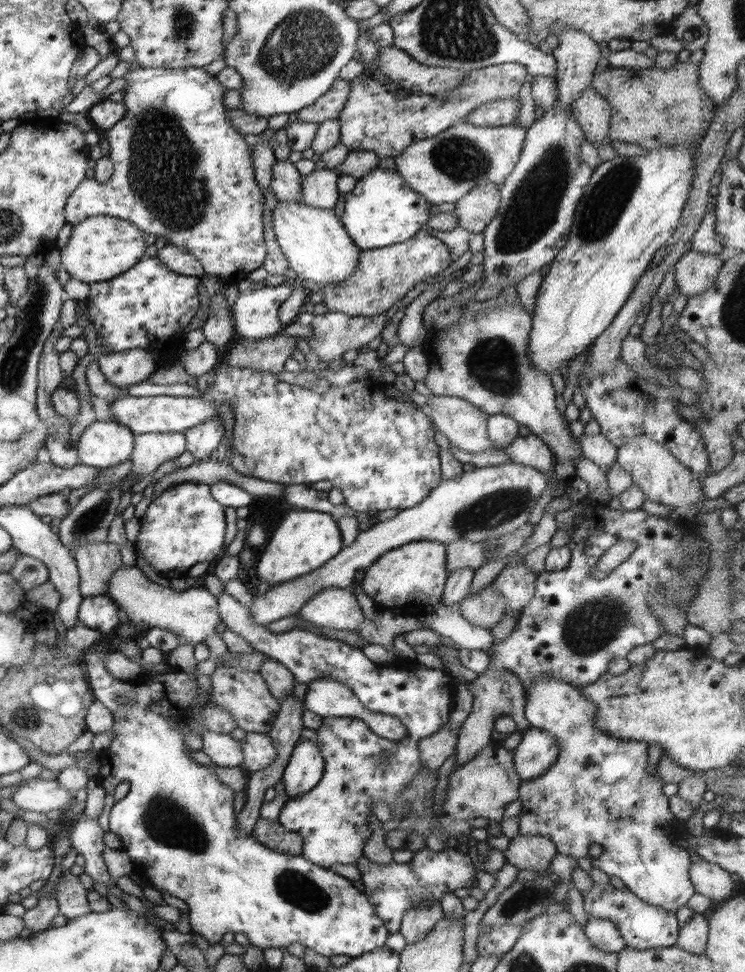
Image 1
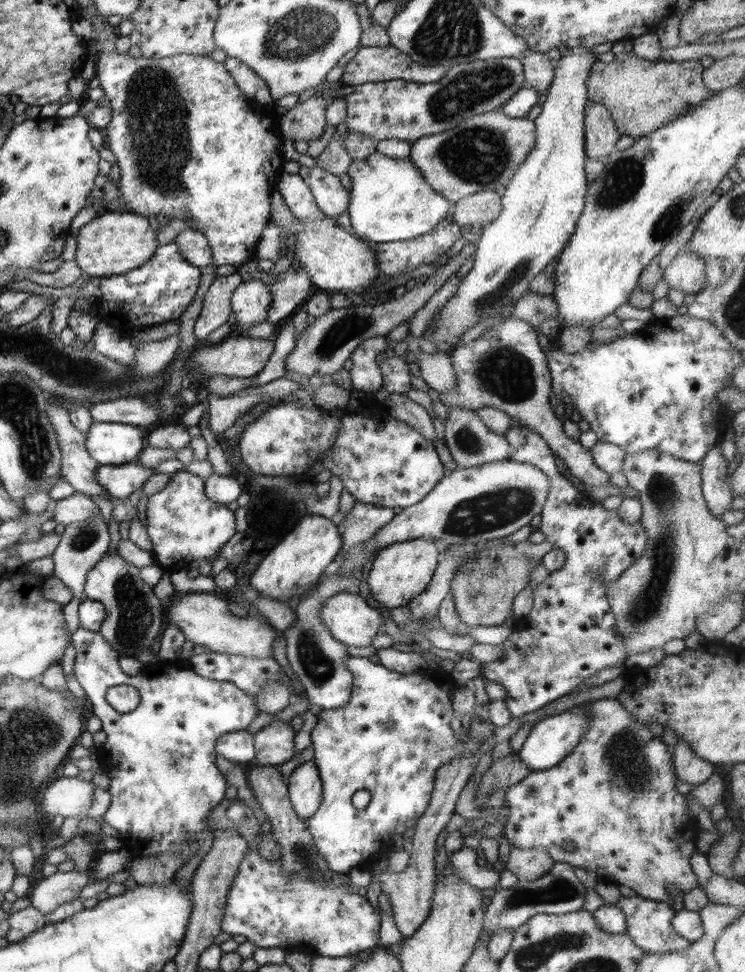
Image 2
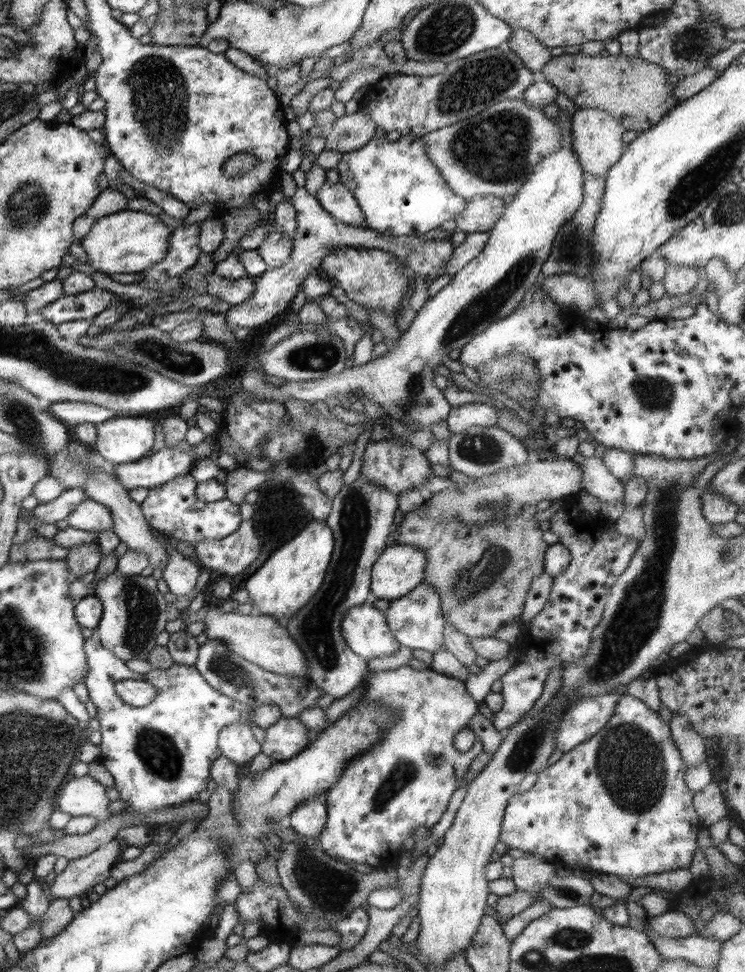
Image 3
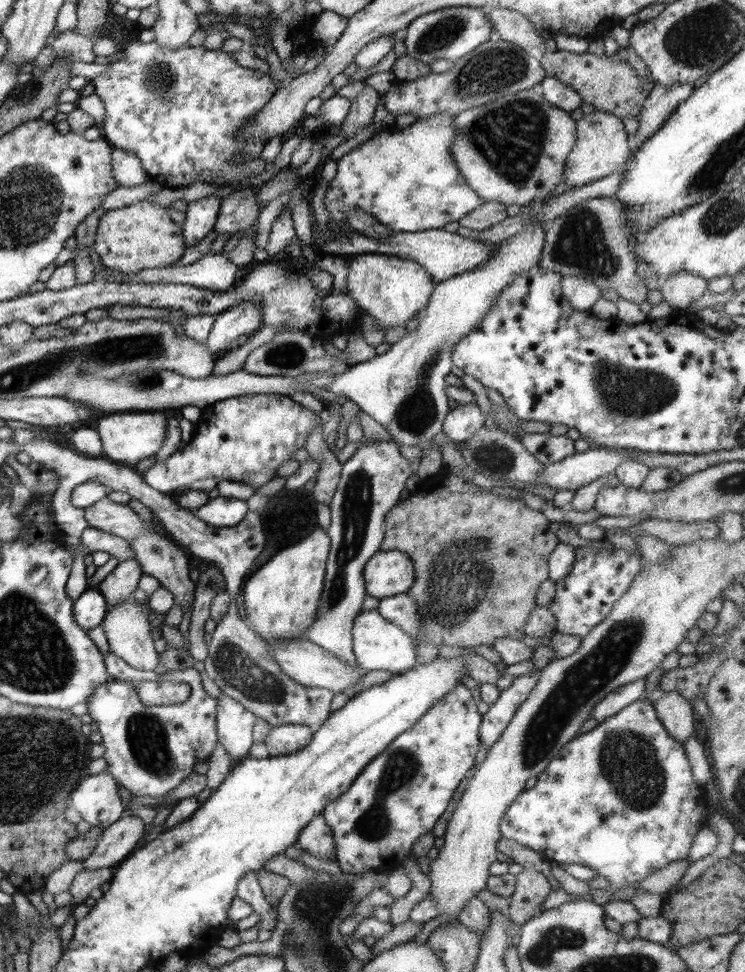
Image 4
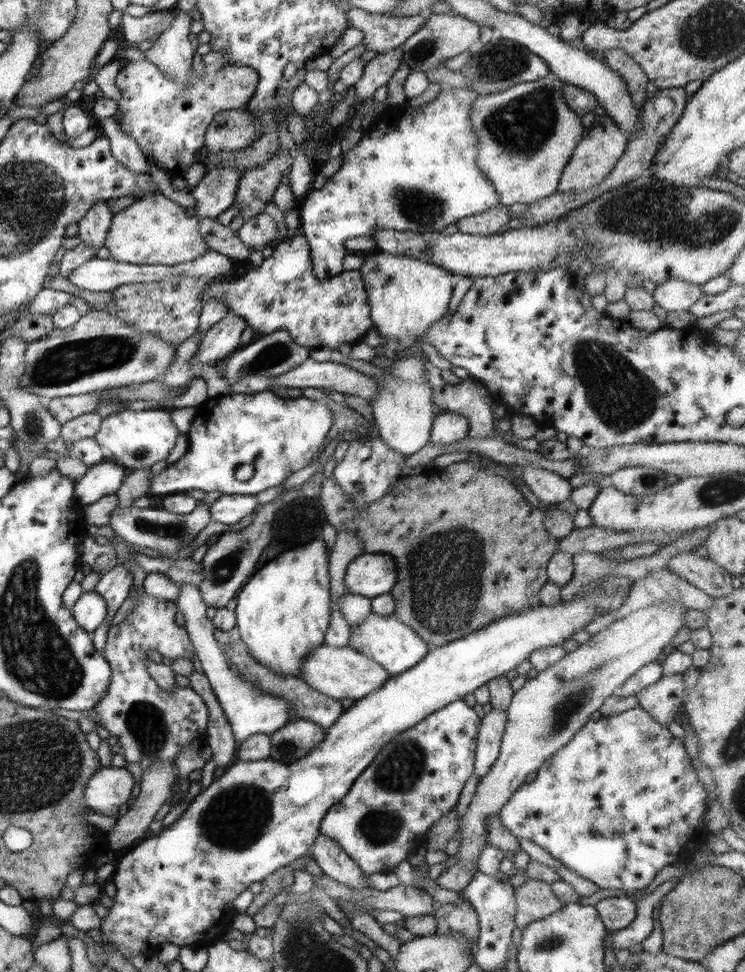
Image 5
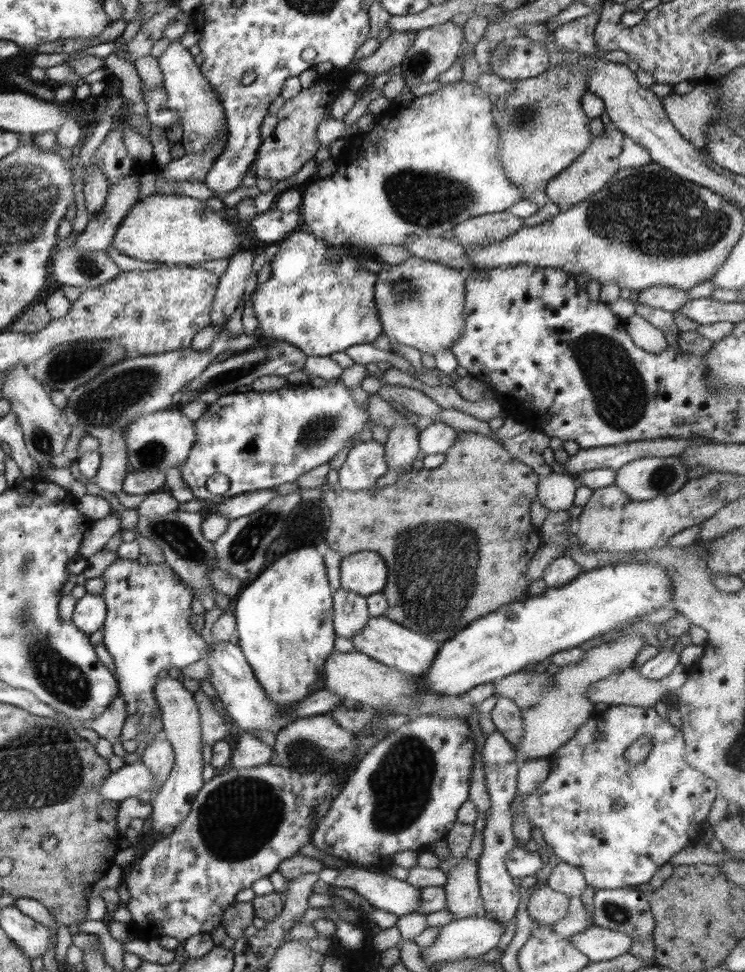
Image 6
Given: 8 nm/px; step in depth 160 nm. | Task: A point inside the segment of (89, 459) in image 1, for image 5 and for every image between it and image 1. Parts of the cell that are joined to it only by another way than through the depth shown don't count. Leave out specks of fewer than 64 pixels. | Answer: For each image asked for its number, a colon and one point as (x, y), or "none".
2: (110, 443)
3: (119, 440)
4: (127, 438)
5: (136, 439)

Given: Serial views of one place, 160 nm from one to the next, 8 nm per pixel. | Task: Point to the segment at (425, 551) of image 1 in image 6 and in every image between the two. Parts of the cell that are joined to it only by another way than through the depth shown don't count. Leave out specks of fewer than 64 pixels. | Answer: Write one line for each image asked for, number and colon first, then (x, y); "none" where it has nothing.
2: (400, 572)
3: (400, 569)
4: (387, 573)
5: (372, 574)
6: (364, 573)

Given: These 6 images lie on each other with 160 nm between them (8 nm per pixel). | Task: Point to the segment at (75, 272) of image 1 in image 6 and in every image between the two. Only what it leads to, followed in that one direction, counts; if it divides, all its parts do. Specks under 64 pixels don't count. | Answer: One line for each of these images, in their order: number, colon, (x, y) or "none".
2: (113, 243)
3: (127, 241)
4: (143, 235)
5: (153, 230)
6: (174, 229)

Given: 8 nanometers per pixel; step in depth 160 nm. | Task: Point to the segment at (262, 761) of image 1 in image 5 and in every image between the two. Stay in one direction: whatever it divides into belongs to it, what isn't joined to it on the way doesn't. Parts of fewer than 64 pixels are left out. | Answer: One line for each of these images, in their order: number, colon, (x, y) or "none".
2: (274, 744)
3: (285, 739)
4: (289, 738)
5: (297, 738)

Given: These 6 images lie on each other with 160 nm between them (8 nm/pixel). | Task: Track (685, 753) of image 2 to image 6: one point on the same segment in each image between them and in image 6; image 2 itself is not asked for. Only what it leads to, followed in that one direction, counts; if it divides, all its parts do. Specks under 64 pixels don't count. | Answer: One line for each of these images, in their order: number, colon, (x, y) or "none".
3: (690, 743)
4: (674, 711)
5: (662, 699)
6: (629, 687)

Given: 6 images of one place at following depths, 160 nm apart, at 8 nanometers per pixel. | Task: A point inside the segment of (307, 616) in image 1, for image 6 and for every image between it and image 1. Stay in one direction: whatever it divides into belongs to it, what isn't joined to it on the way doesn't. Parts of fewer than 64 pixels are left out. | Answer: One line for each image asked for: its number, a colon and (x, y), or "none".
2: (349, 618)
3: (365, 629)
4: (378, 644)
5: (393, 644)
6: (386, 641)

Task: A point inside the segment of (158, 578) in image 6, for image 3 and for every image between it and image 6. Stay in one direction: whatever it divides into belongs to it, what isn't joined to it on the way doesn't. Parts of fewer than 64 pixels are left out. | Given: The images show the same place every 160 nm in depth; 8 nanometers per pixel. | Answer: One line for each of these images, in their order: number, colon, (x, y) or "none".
3: (159, 755)
4: (150, 750)
5: (153, 725)

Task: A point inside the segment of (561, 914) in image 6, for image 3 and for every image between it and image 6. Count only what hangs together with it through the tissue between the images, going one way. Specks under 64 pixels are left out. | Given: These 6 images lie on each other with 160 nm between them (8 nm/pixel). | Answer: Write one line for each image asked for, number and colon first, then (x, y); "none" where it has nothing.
3: (530, 873)
4: (532, 887)
5: (535, 899)

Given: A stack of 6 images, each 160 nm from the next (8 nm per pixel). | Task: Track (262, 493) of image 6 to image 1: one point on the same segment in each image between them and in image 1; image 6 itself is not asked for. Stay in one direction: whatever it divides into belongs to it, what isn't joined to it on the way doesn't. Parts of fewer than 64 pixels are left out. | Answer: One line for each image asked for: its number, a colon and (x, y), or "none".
1: (185, 525)
2: (183, 525)
3: (172, 509)
4: (226, 512)
5: (229, 509)

